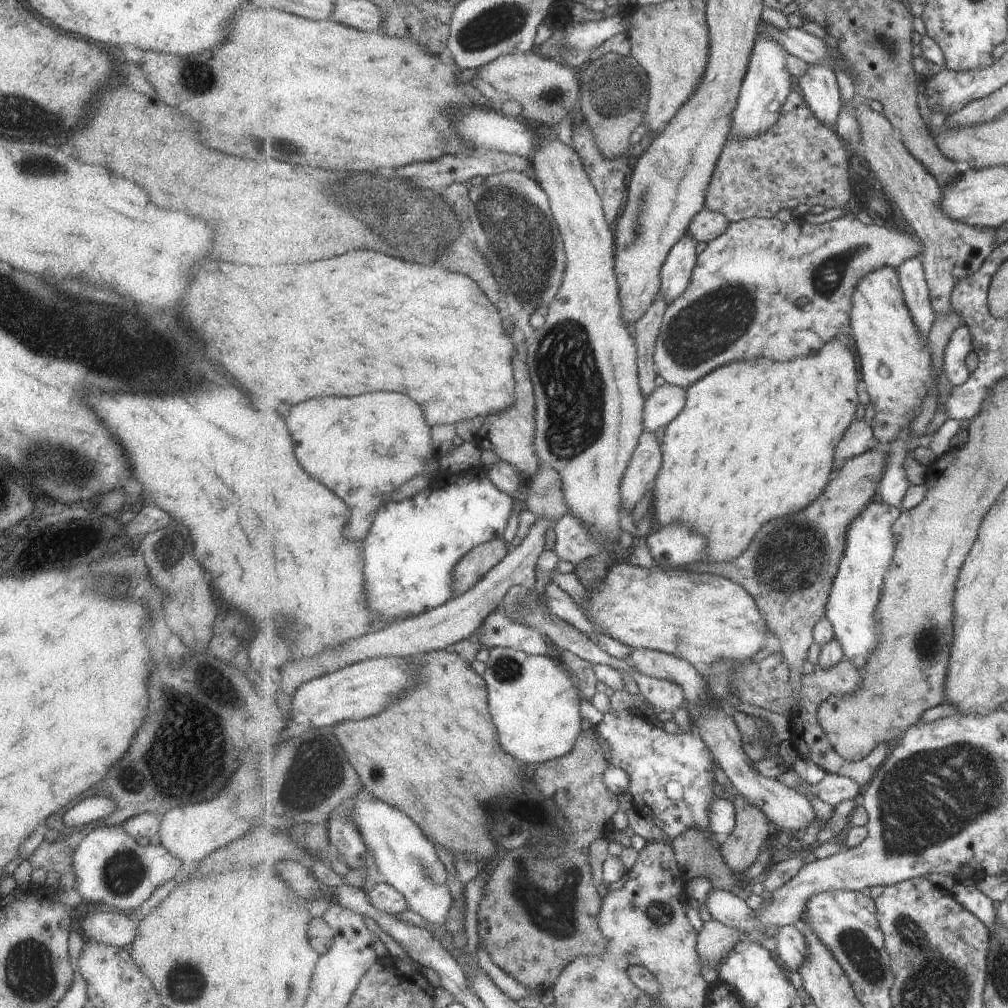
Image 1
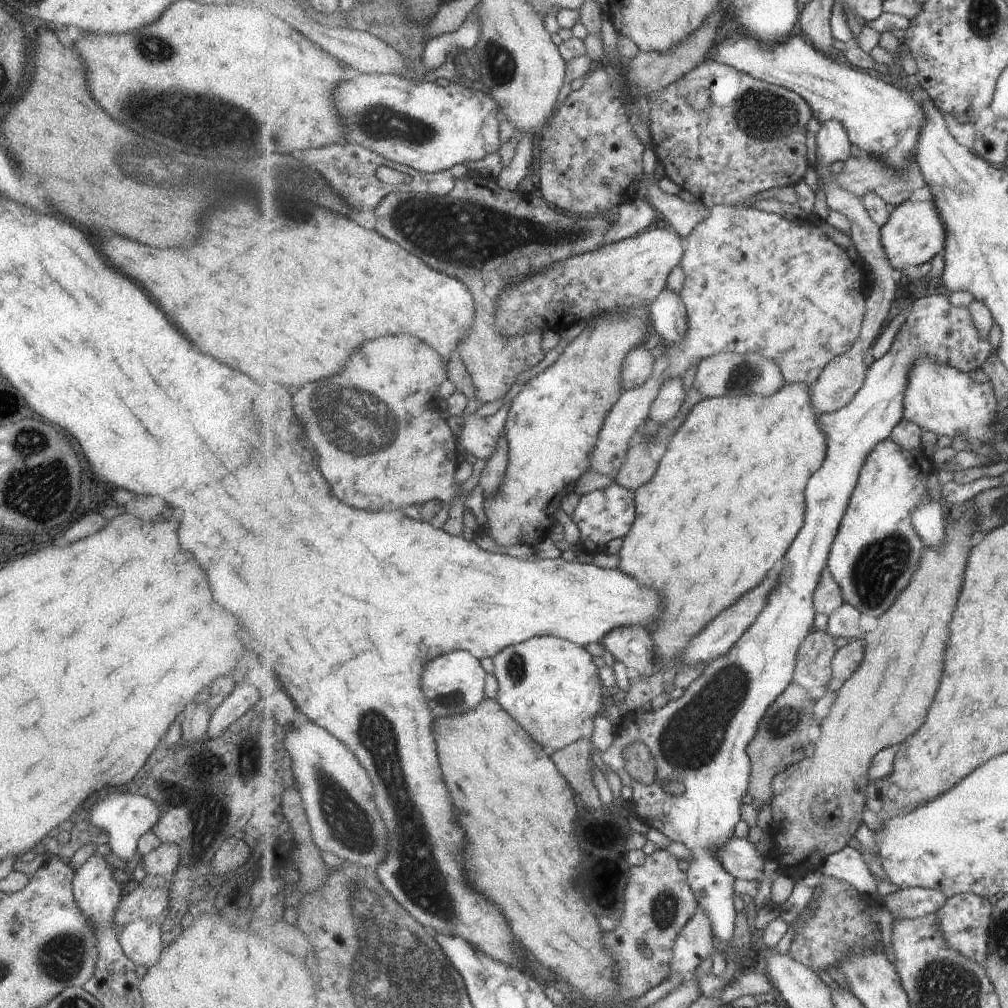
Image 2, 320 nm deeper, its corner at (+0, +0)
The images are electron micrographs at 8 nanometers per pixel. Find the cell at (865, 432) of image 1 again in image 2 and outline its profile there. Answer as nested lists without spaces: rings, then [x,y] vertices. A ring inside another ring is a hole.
[[[943,294],[936,295],[927,295],[926,297],[921,297],[920,299],[915,300],[913,304],[913,309],[910,312],[907,320],[901,326],[899,331],[895,335],[894,342],[891,345],[891,348],[883,355],[880,359],[875,360],[867,371],[867,376],[864,382],[864,385],[861,387],[861,390],[857,393],[857,396],[851,401],[851,404],[848,404],[845,408],[838,410],[834,413],[827,413],[825,416],[823,414],[817,417],[817,424],[819,428],[822,428],[822,431],[825,433],[828,446],[828,454],[825,457],[825,462],[822,467],[812,476],[812,480],[808,482],[808,488],[806,490],[806,517],[803,528],[801,532],[797,535],[795,541],[793,541],[792,548],[788,550],[788,554],[783,560],[783,568],[779,572],[778,586],[775,589],[775,592],[771,593],[769,597],[769,602],[767,608],[756,618],[756,621],[753,623],[753,626],[748,628],[748,631],[741,636],[741,638],[723,655],[719,658],[711,660],[703,674],[699,676],[695,681],[693,681],[684,693],[678,699],[670,699],[668,703],[658,709],[649,710],[644,713],[636,714],[627,714],[625,715],[618,728],[616,730],[616,735],[614,736],[613,746],[605,753],[601,755],[601,760],[604,760],[605,764],[609,765],[617,774],[621,780],[621,784],[630,786],[633,790],[633,795],[631,800],[636,804],[636,809],[638,810],[639,819],[647,824],[649,827],[653,827],[661,833],[665,834],[671,841],[681,841],[685,843],[694,854],[694,860],[691,862],[690,867],[687,872],[689,873],[689,882],[700,902],[700,906],[706,910],[708,917],[710,918],[714,934],[717,936],[719,941],[725,942],[729,946],[732,946],[734,941],[734,932],[736,931],[736,916],[735,906],[733,906],[733,884],[737,882],[736,878],[729,874],[724,866],[721,866],[719,859],[716,857],[716,852],[724,846],[724,844],[730,840],[731,837],[736,836],[736,826],[738,822],[741,821],[741,806],[743,806],[743,798],[745,794],[749,793],[750,787],[750,777],[752,776],[752,759],[748,755],[748,746],[749,743],[756,737],[757,731],[760,728],[761,721],[764,720],[765,714],[768,713],[768,710],[772,708],[772,704],[776,701],[776,698],[779,698],[781,694],[788,689],[788,686],[794,681],[794,674],[796,672],[796,666],[798,665],[798,657],[800,656],[801,645],[804,644],[806,639],[809,636],[815,627],[815,616],[817,616],[817,609],[815,604],[816,590],[818,587],[818,582],[821,580],[824,570],[828,566],[828,560],[831,554],[831,549],[833,543],[836,541],[836,536],[838,530],[840,529],[845,511],[850,505],[850,500],[852,497],[852,492],[856,489],[857,483],[859,482],[860,472],[865,464],[865,461],[868,460],[869,454],[872,453],[872,450],[879,444],[881,441],[887,440],[893,432],[893,429],[904,420],[904,408],[905,408],[905,397],[908,392],[909,377],[912,374],[912,369],[920,361],[941,361],[956,369],[963,370],[964,373],[973,372],[973,370],[979,370],[993,354],[997,355],[997,350],[993,350],[991,342],[988,339],[981,338],[979,330],[975,328],[975,322],[973,322],[973,316],[969,313],[969,308],[965,307],[956,307],[949,302],[949,297]],[[636,742],[642,742],[646,744],[653,753],[657,763],[657,778],[655,782],[651,784],[645,784],[634,780],[629,776],[629,772],[625,770],[625,760],[621,752],[625,750],[625,747],[634,745]],[[669,779],[680,780],[680,783],[684,786],[684,789],[679,793],[668,793],[664,789],[664,782]]]

